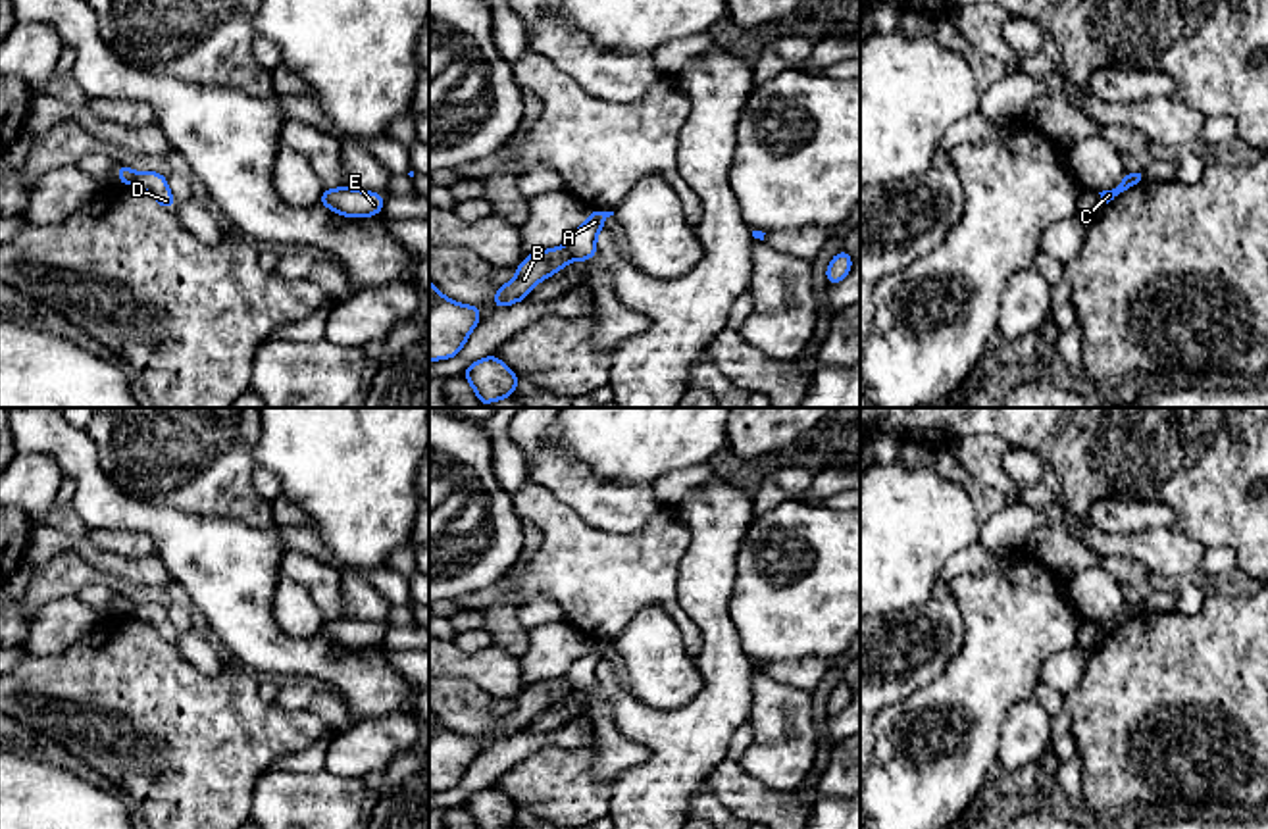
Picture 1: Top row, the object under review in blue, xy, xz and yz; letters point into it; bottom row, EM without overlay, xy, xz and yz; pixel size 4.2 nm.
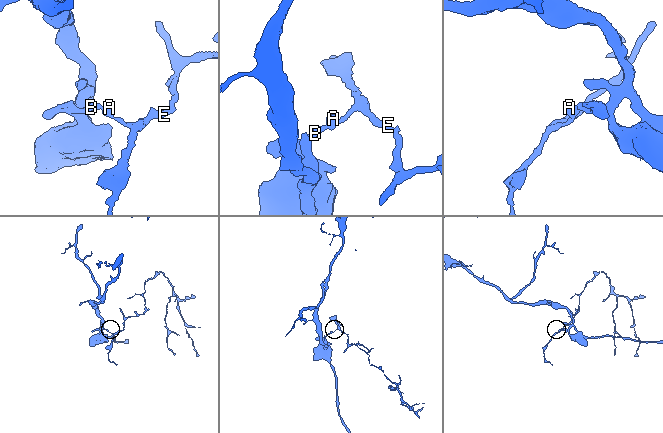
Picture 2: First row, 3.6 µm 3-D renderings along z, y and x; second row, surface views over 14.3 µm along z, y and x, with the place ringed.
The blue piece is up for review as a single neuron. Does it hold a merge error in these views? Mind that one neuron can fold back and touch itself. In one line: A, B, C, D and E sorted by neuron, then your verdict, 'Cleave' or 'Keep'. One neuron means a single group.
Groups: A C D E / B. Cleave

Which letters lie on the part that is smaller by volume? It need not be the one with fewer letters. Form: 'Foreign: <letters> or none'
Foreign: A, C, D, E

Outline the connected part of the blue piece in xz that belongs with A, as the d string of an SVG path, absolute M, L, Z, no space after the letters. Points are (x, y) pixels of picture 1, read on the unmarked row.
M591 641L589 650L573 662L566 673L568 683L573 691L589 692L596 683L596 666L602 662L604 650L614 642Z

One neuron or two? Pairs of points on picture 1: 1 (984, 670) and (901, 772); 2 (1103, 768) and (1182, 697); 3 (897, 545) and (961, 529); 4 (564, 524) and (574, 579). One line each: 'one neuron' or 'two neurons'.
1: one neuron
2: one neuron
3: one neuron
4: one neuron

